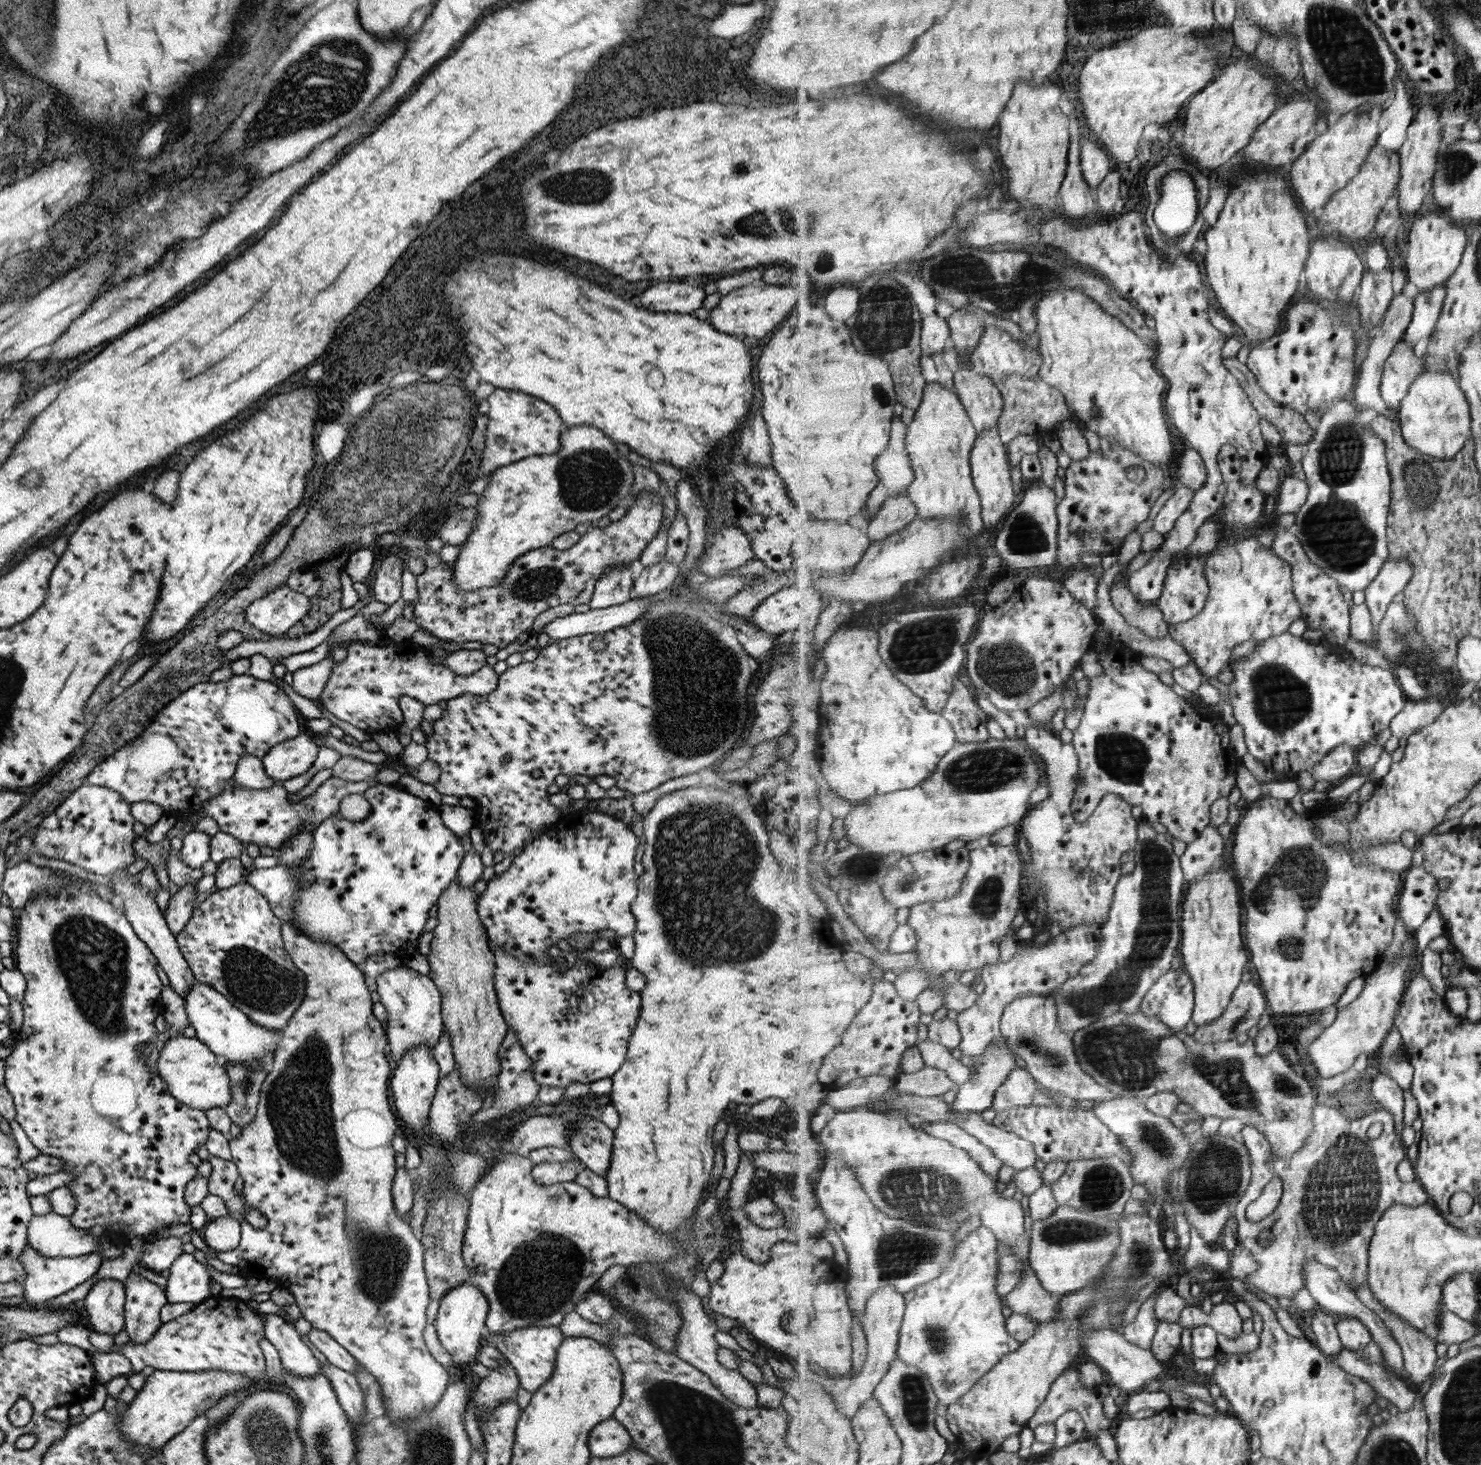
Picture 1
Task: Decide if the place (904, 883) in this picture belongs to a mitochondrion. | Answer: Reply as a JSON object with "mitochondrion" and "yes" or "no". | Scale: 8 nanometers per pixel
{"mitochondrion":"yes"}

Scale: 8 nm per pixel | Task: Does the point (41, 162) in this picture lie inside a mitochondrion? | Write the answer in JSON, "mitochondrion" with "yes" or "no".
{"mitochondrion":"no"}

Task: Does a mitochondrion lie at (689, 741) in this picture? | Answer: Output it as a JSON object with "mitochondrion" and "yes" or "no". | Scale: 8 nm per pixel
{"mitochondrion":"yes"}

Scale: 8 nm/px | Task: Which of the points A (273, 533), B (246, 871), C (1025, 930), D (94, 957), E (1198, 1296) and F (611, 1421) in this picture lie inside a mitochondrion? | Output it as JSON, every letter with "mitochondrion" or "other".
{"A":"other","B":"other","C":"other","D":"mitochondrion","E":"other","F":"other"}

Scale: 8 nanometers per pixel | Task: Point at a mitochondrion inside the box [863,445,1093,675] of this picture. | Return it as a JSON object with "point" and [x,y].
{"point":[1026,535]}

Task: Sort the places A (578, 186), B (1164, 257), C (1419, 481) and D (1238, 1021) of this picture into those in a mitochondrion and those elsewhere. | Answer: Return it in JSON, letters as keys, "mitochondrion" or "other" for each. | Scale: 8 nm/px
{"A":"mitochondrion","B":"other","C":"mitochondrion","D":"mitochondrion"}

